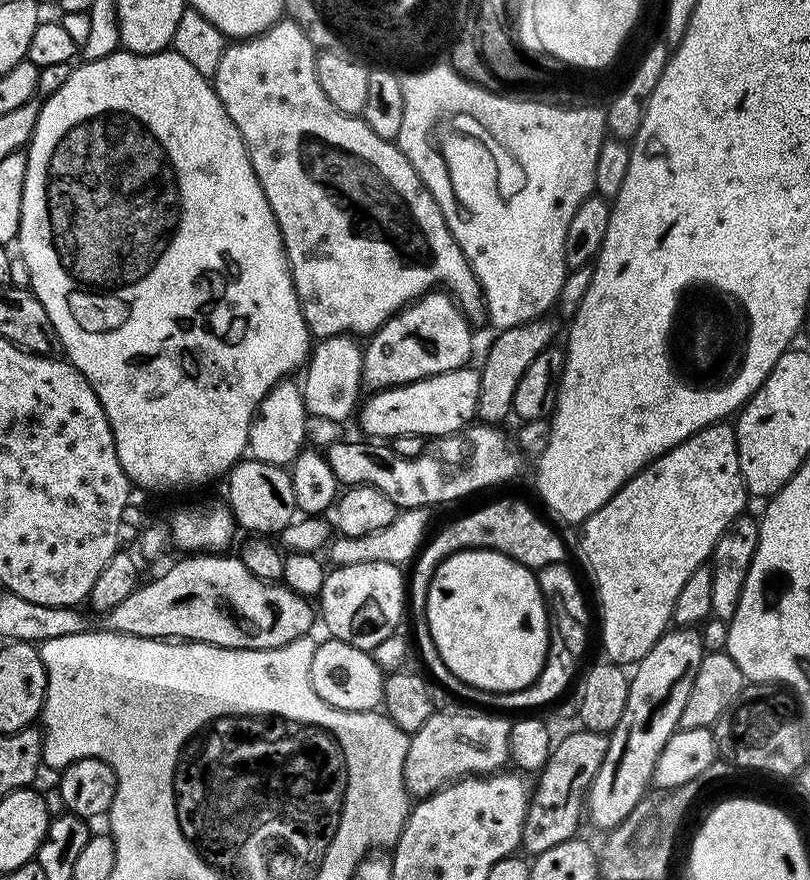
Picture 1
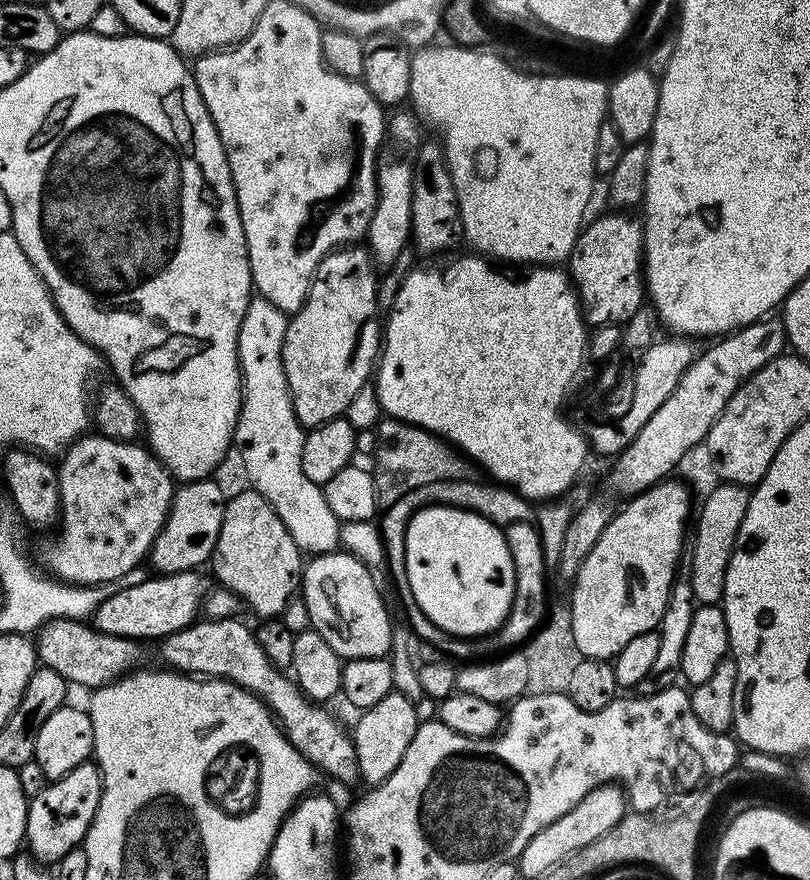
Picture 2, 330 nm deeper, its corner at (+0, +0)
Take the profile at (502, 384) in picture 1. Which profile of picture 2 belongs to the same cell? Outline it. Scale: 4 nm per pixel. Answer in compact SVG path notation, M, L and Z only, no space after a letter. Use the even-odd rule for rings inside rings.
M624 210L585 223L570 257L570 275L580 300L585 325L628 323L646 304L646 285L642 271L644 226Z

